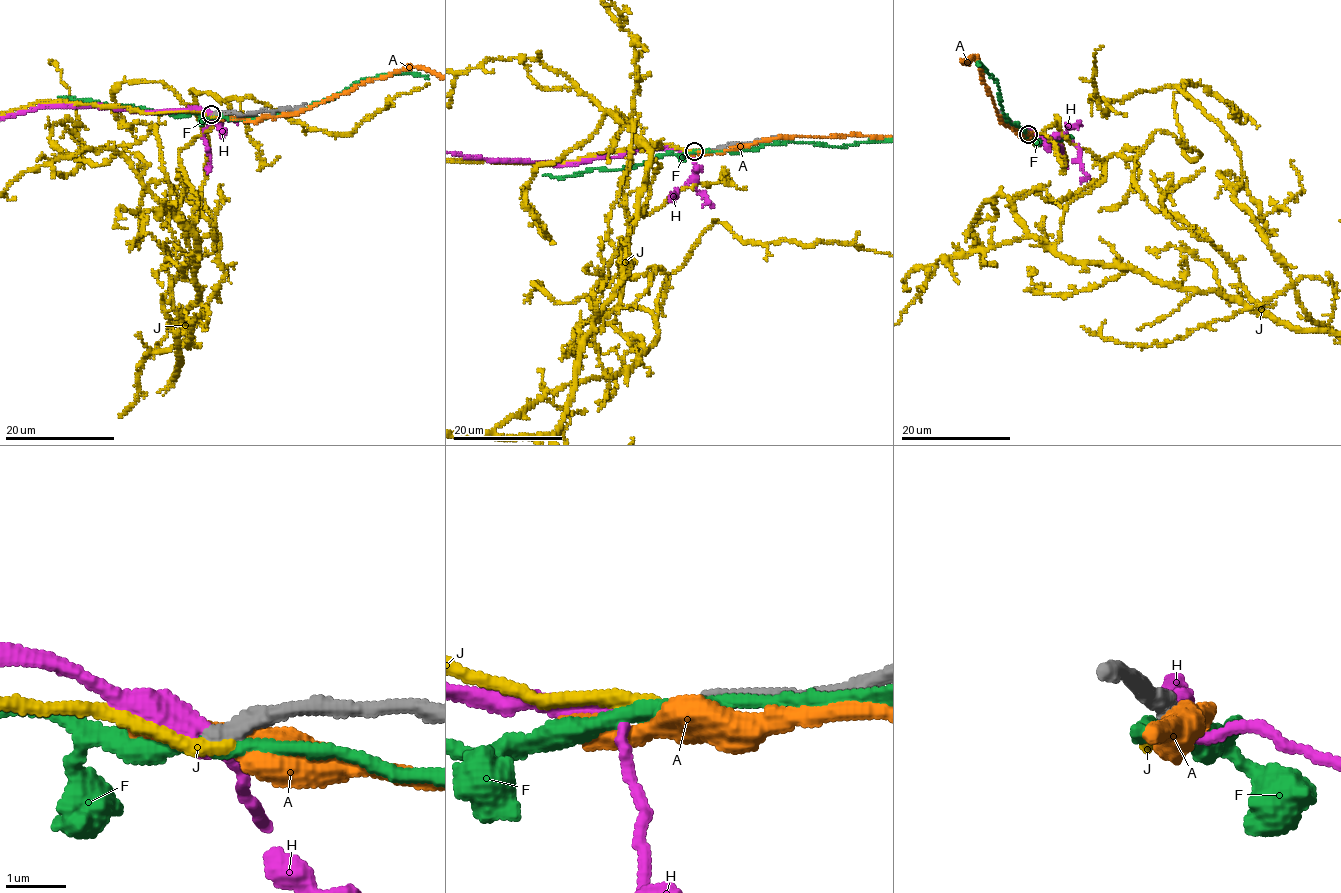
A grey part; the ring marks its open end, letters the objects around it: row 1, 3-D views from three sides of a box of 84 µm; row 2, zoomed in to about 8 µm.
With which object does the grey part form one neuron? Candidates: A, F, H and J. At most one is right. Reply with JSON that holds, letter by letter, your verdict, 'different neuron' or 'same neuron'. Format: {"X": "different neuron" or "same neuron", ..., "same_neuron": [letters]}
{"A": "different neuron", "F": "different neuron", "H": "same neuron", "J": "different neuron", "same_neuron": ["H"]}

